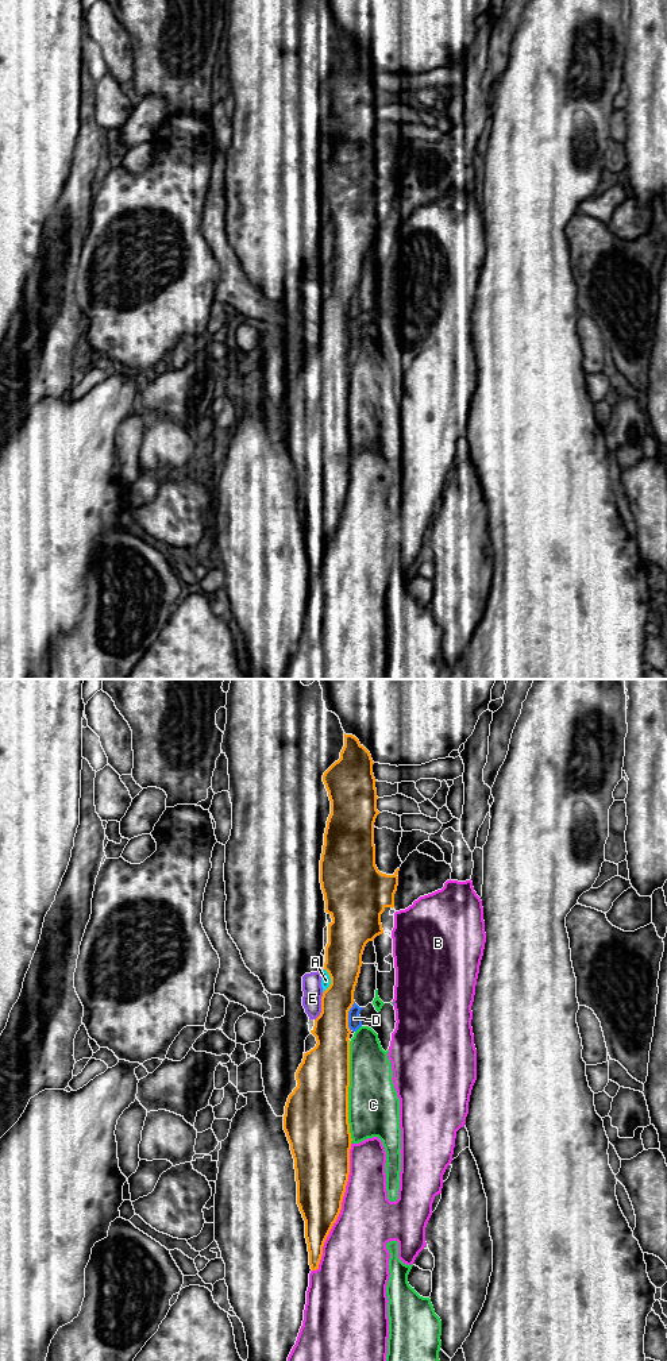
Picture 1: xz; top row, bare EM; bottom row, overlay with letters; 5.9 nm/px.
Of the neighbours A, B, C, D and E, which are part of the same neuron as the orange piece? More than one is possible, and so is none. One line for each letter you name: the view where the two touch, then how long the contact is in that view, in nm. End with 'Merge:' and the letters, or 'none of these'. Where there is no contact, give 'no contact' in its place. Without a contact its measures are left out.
Merge: none of these

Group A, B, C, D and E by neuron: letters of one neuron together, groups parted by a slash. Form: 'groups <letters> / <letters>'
groups A D E / B / C

